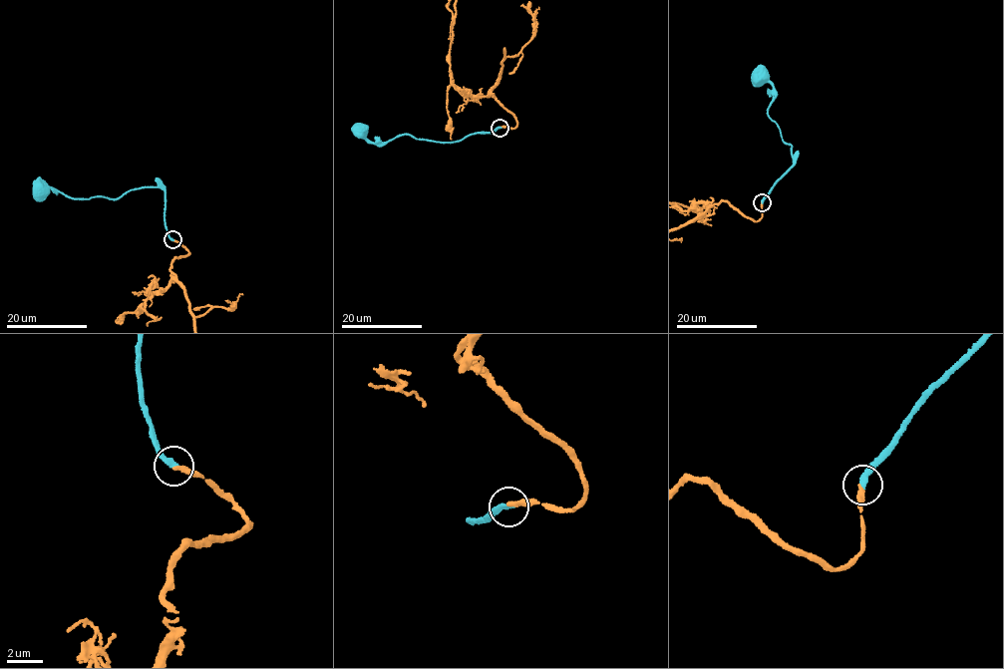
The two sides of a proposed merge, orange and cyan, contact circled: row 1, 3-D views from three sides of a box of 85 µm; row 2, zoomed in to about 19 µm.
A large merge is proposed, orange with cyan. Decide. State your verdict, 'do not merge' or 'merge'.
merge

